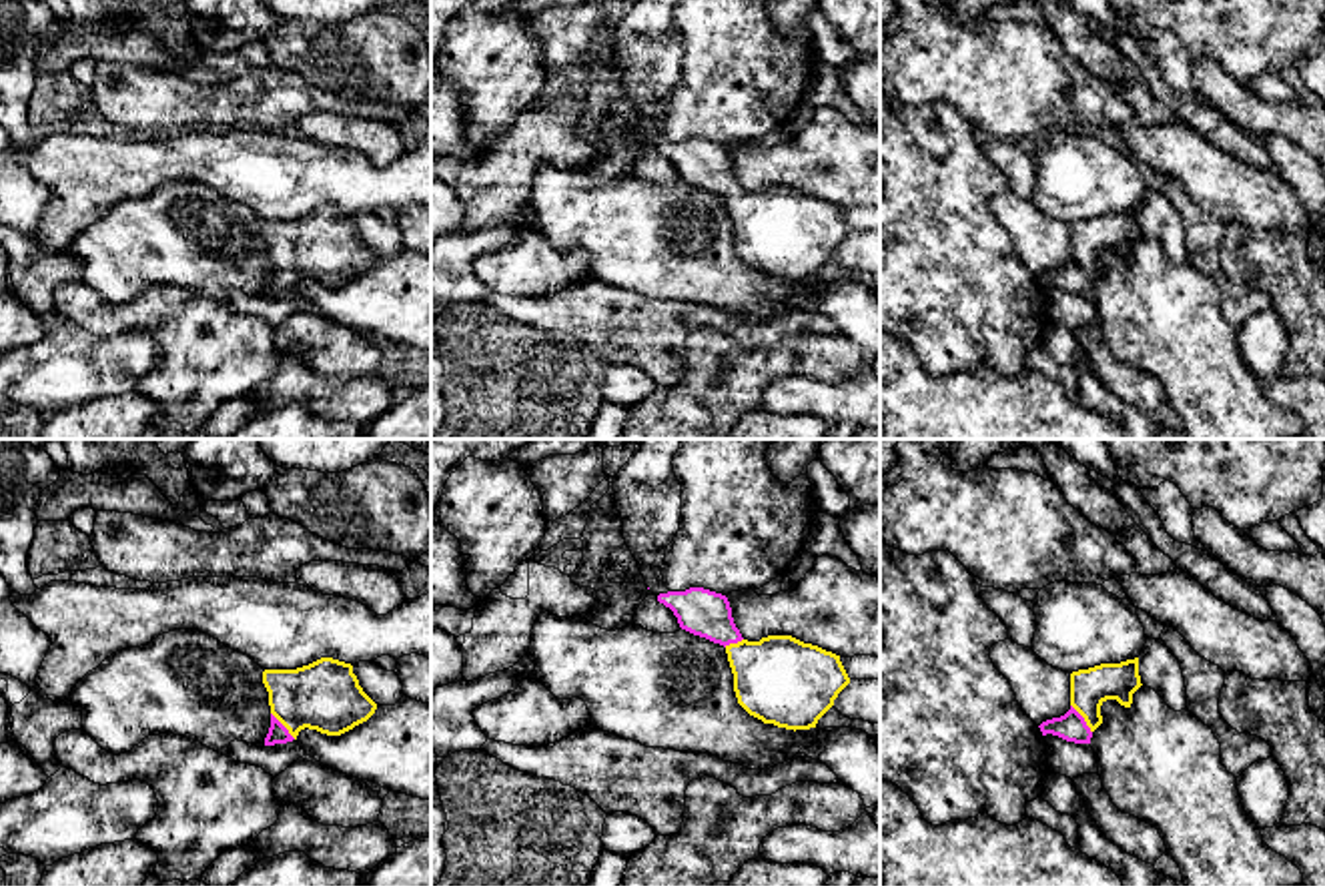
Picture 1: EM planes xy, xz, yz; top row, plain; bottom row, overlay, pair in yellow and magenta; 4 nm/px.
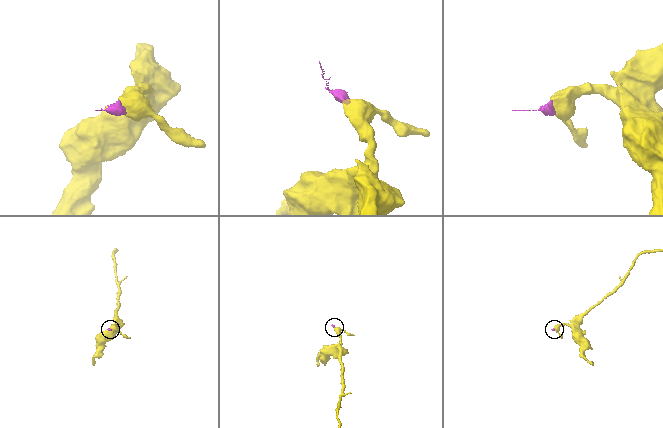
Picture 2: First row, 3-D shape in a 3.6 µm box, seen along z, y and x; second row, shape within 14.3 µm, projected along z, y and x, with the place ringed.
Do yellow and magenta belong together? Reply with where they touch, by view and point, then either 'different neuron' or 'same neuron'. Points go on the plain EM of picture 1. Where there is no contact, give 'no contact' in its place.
meets yellow in yz at (1083, 267); same neuron

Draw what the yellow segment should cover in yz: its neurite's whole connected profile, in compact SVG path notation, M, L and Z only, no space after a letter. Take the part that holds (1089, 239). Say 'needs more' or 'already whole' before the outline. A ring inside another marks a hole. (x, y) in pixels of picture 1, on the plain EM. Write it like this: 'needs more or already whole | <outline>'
needs more | M1139 208L1121 214L1100 214L1070 225L1070 261L1042 273L1042 287L1052 285L1066 293L1090 295L1092 283L1102 275L1100 257L1117 251L1131 259L1133 245L1141 239Z

